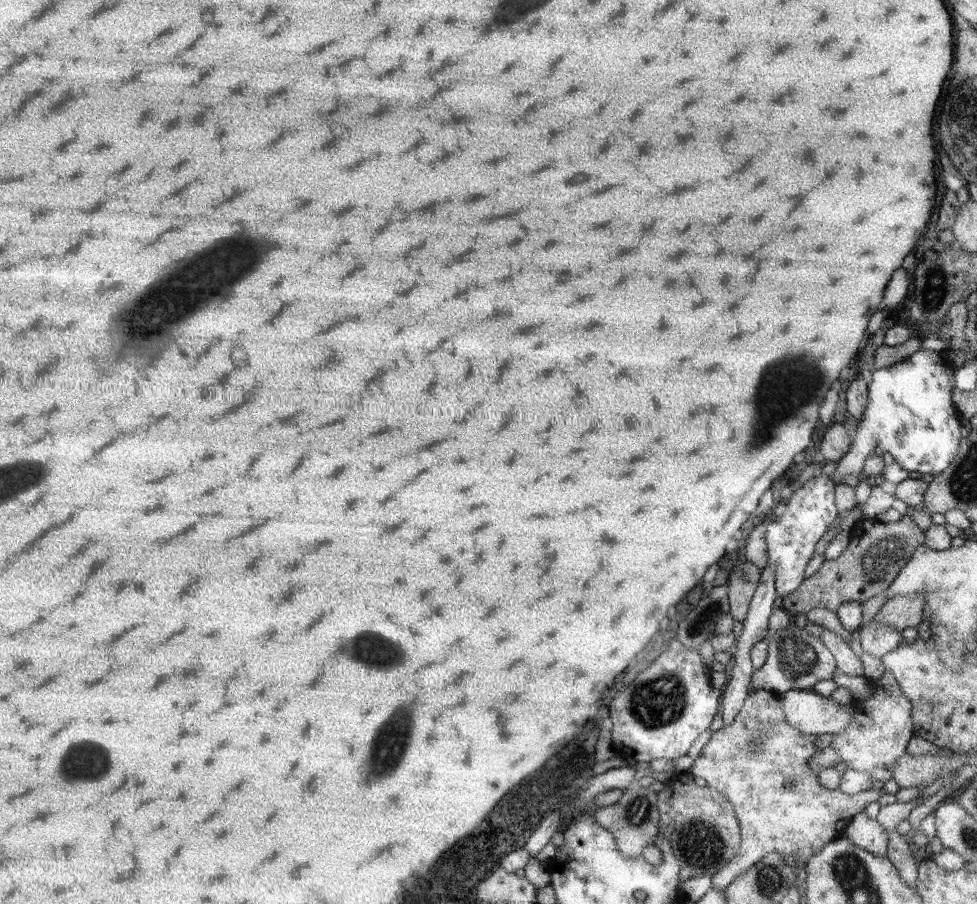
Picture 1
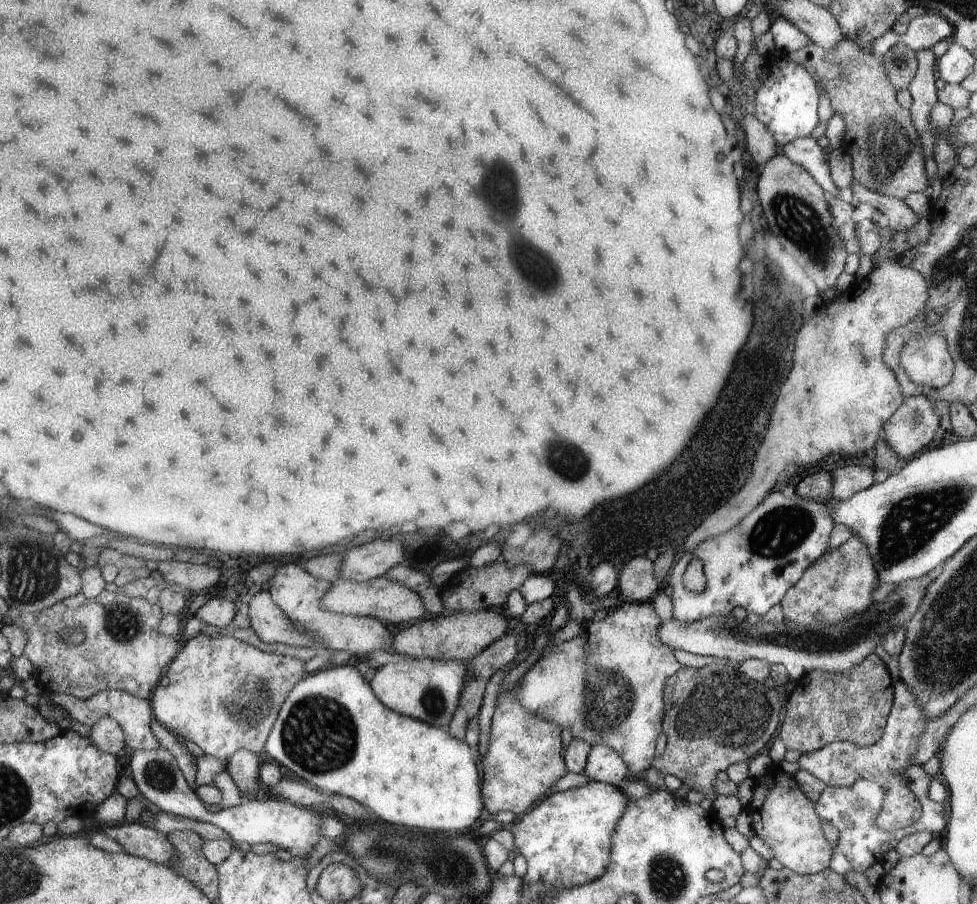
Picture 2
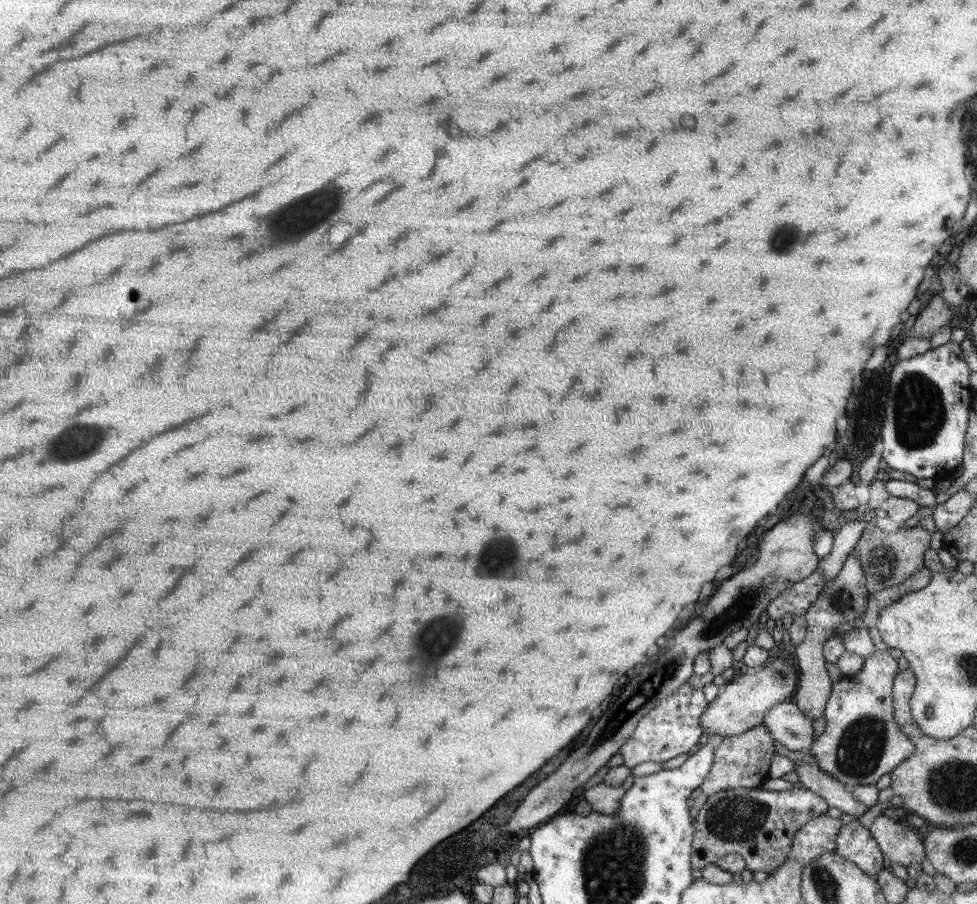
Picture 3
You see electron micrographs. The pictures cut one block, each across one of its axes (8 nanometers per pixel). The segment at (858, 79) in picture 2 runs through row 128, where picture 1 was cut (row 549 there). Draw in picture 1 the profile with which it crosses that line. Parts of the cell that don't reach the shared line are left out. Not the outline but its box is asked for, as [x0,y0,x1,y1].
[783,516,925,614]

